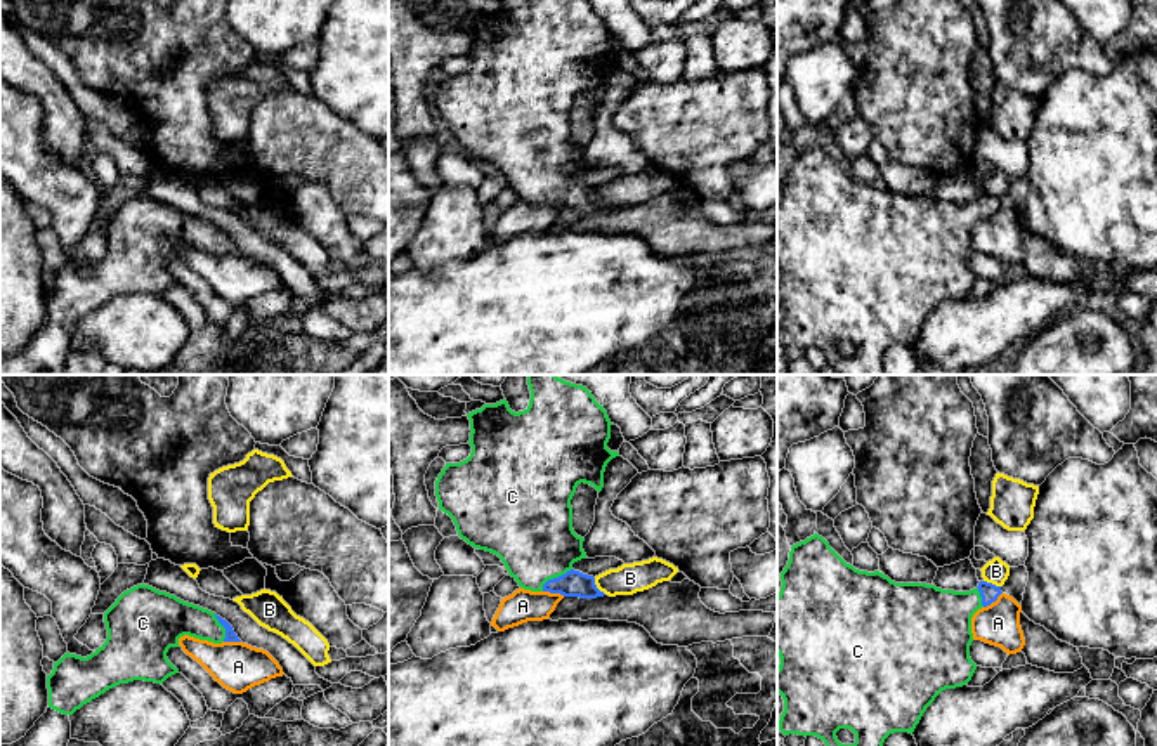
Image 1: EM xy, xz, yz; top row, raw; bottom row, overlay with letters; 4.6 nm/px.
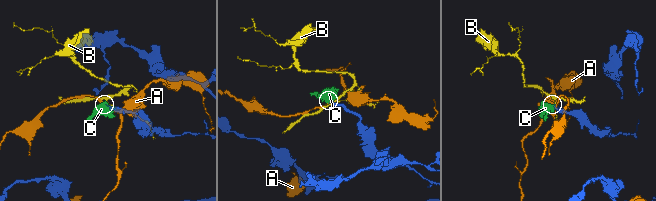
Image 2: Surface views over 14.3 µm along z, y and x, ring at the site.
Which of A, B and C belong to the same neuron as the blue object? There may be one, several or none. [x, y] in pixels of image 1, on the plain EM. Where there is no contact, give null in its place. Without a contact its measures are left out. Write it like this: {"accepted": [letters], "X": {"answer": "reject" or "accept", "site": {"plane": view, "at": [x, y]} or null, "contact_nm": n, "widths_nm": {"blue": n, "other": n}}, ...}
{"accepted": ["C"], "A": {"answer": "reject", "site": {"plane": "xz", "at": [554, 203]}, "contact_nm": 110, "widths_nm": {"blue": 120, "other": 150}}, "B": {"answer": "reject", "site": {"plane": "xz", "at": [595, 198]}, "contact_nm": 100, "widths_nm": {"blue": 120, "other": 140}}, "C": {"answer": "accept", "site": {"plane": "xz", "at": [554, 189]}, "contact_nm": 180, "widths_nm": {"blue": 120, "other": 380}}}

